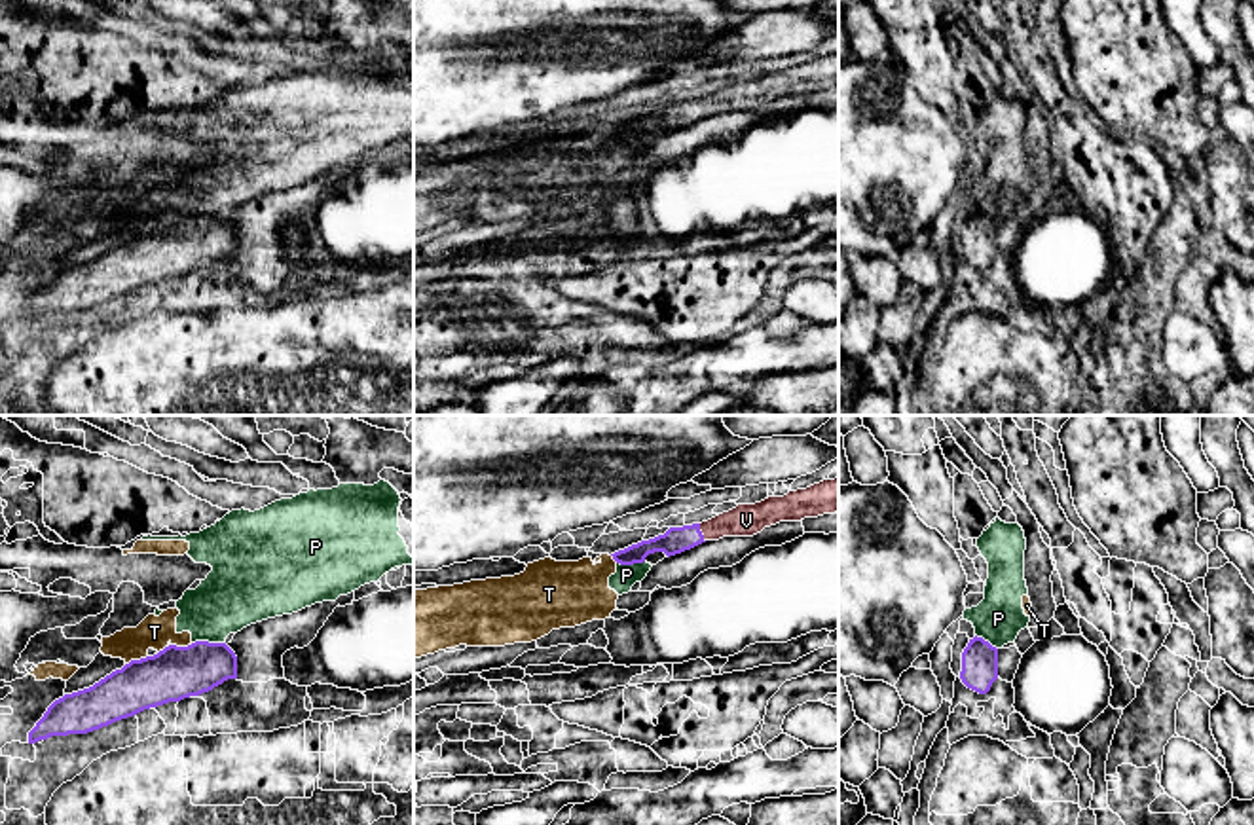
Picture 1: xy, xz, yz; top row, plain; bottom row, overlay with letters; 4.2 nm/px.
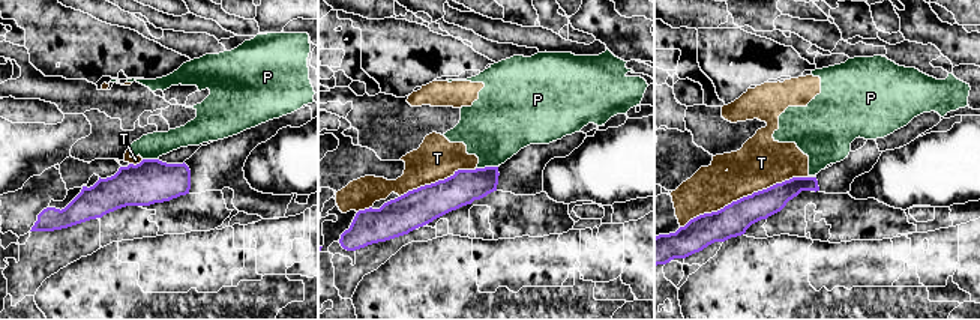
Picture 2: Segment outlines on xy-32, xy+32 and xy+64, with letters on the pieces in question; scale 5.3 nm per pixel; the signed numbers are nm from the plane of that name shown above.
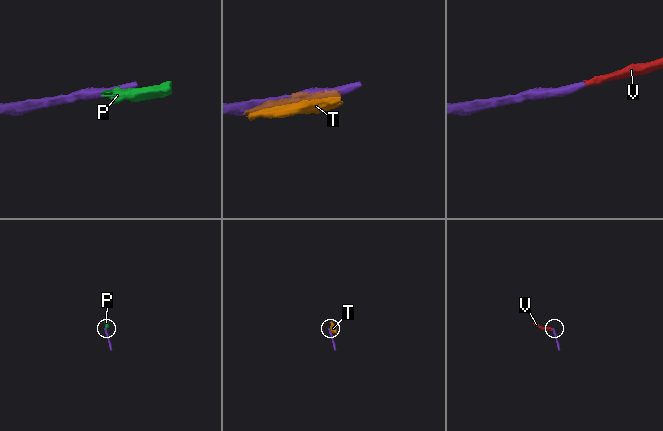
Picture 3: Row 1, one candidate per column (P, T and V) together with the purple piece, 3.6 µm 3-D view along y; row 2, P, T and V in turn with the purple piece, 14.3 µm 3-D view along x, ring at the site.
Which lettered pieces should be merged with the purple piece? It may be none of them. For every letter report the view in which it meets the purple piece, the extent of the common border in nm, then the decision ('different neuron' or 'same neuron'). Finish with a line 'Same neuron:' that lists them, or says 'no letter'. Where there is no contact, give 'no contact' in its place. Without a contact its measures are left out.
P: xy | 140 nm | different neuron
T: xy | 100 nm | different neuron
V: xz | 80 nm | same neuron
Same neuron: V

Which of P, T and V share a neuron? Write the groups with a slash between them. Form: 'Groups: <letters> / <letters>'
Groups: P T / V

